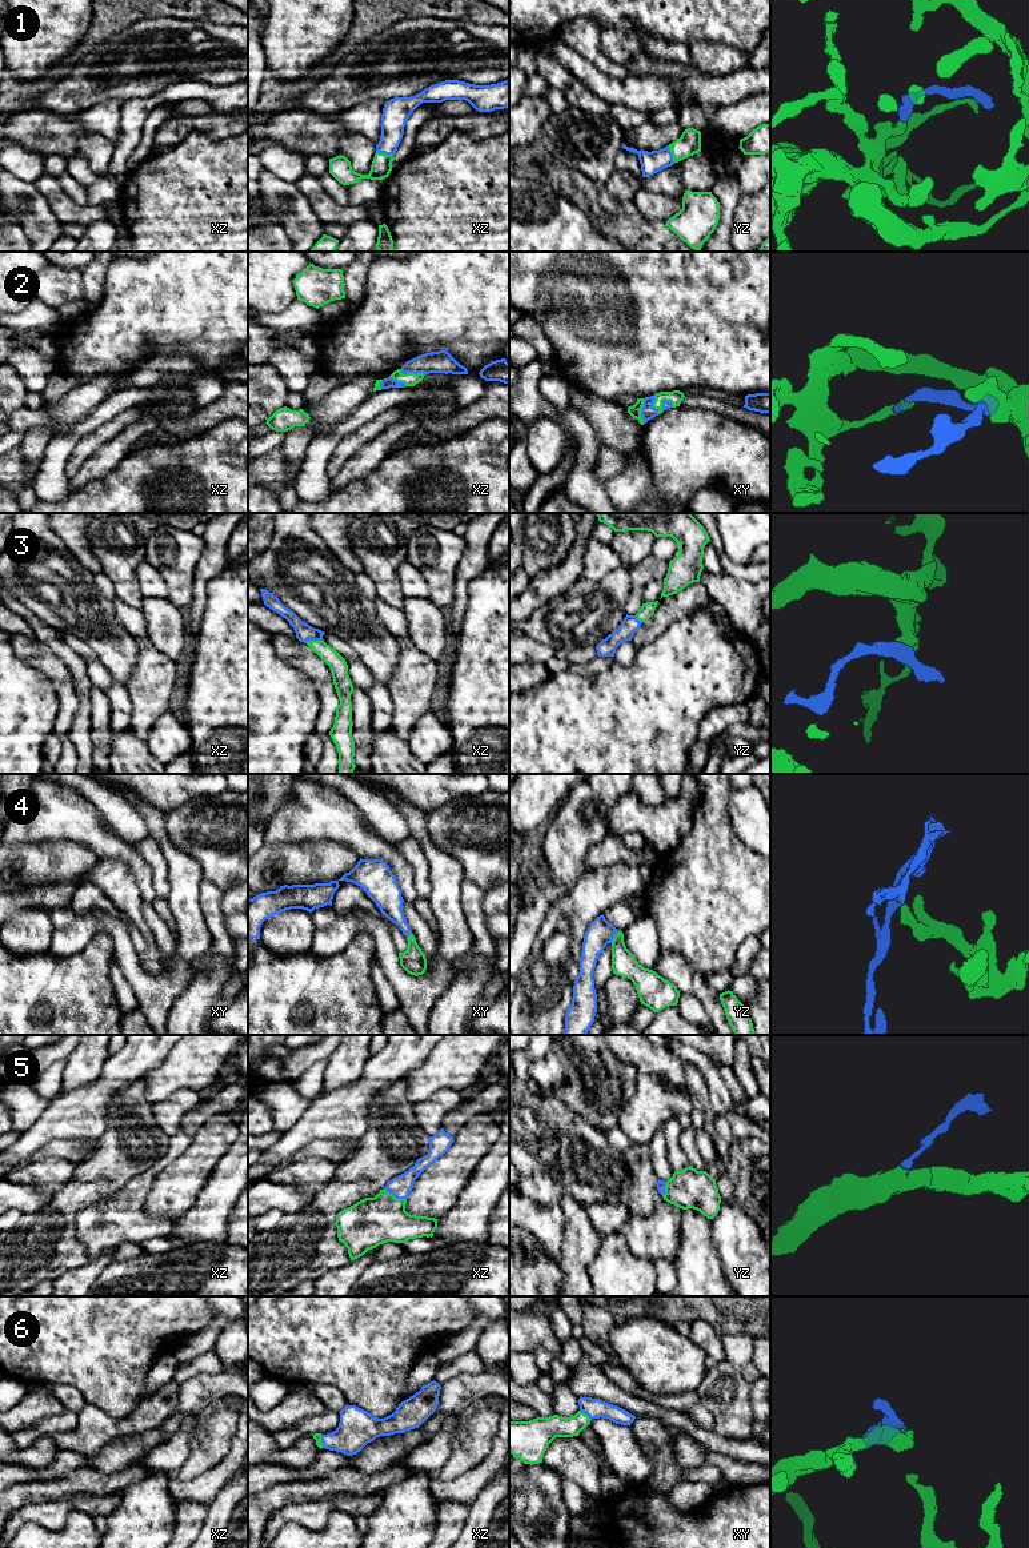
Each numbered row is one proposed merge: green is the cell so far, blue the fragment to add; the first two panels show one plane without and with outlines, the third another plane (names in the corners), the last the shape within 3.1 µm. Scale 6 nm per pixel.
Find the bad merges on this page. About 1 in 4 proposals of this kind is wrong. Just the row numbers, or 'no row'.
no row

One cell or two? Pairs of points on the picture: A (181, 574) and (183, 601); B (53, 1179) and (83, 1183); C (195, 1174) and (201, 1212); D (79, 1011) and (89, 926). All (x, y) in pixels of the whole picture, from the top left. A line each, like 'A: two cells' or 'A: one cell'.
A: one cell
B: two cells
C: two cells
D: two cells

